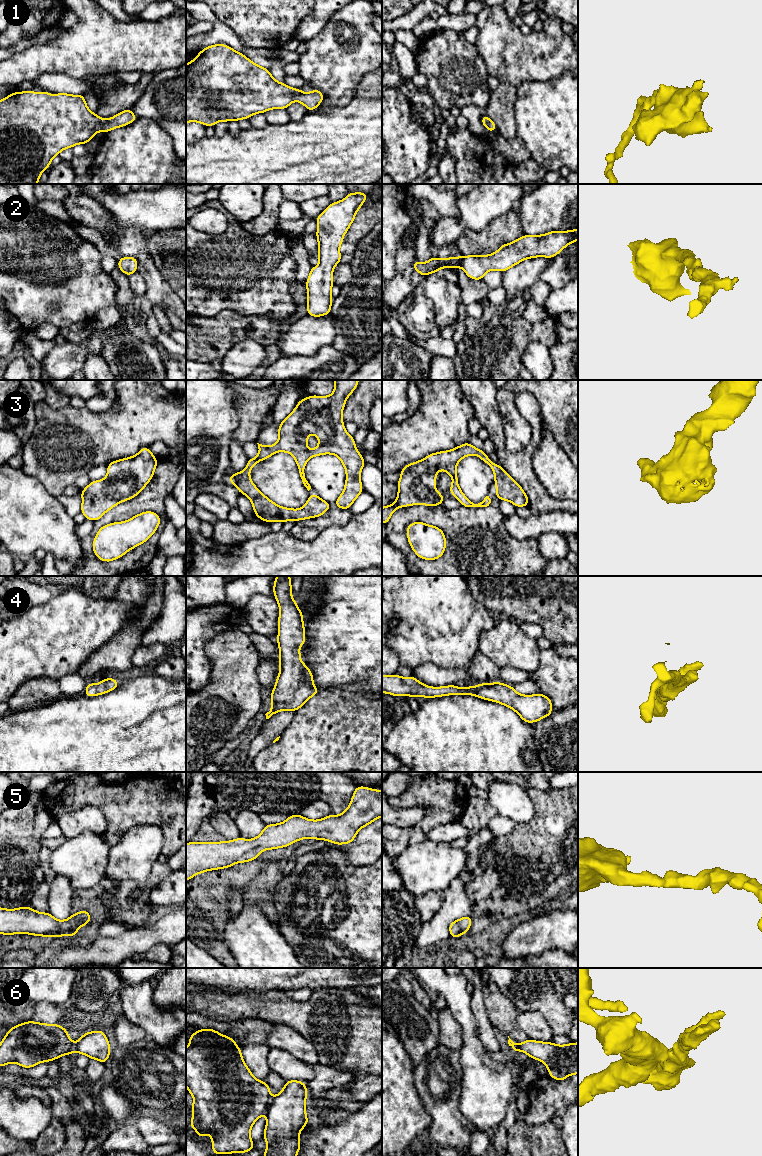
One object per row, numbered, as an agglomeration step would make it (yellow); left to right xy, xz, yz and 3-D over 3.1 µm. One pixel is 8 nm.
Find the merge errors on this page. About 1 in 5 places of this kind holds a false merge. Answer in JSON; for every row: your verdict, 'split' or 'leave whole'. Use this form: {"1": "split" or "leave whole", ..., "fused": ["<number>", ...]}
{"1": "leave whole", "2": "leave whole", "3": "leave whole", "4": "leave whole", "5": "leave whole", "6": "split", "fused": ["6"]}

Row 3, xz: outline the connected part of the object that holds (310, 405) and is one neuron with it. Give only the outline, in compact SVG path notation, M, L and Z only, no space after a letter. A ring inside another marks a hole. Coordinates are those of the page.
M334 380L335 389L330 396L308 396L298 401L296 408L280 423L278 427L279 440L274 445L266 446L258 444L259 454L255 458L250 458L247 461L246 468L242 472L234 473L228 477L228 481L236 486L240 494L246 495L253 506L254 514L267 523L280 521L285 523L288 520L299 521L301 519L309 519L322 516L331 507L331 504L322 500L316 493L308 497L306 504L301 509L285 508L277 505L254 485L250 480L250 470L260 461L268 459L277 452L287 452L291 454L297 463L300 477L304 486L309 491L310 484L305 478L305 465L307 461L314 457L323 454L336 455L342 462L346 471L346 483L344 491L337 498L335 505L339 509L350 509L356 498L363 492L362 483L360 480L361 470L366 464L363 456L356 450L356 445L353 436L347 433L342 420L342 412L345 407L347 398L357 388L359 380ZM312 433L317 435L319 445L313 450L307 449L307 439Z

